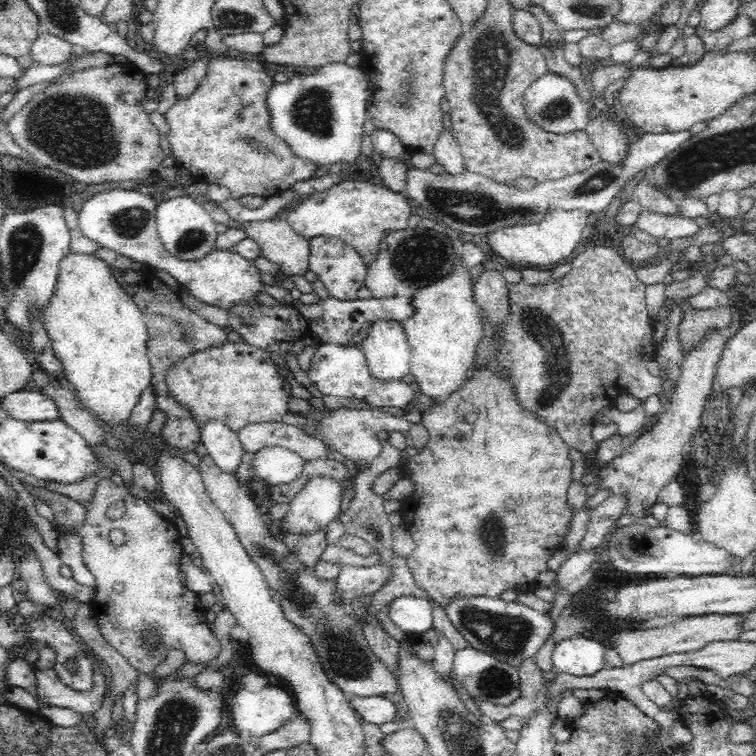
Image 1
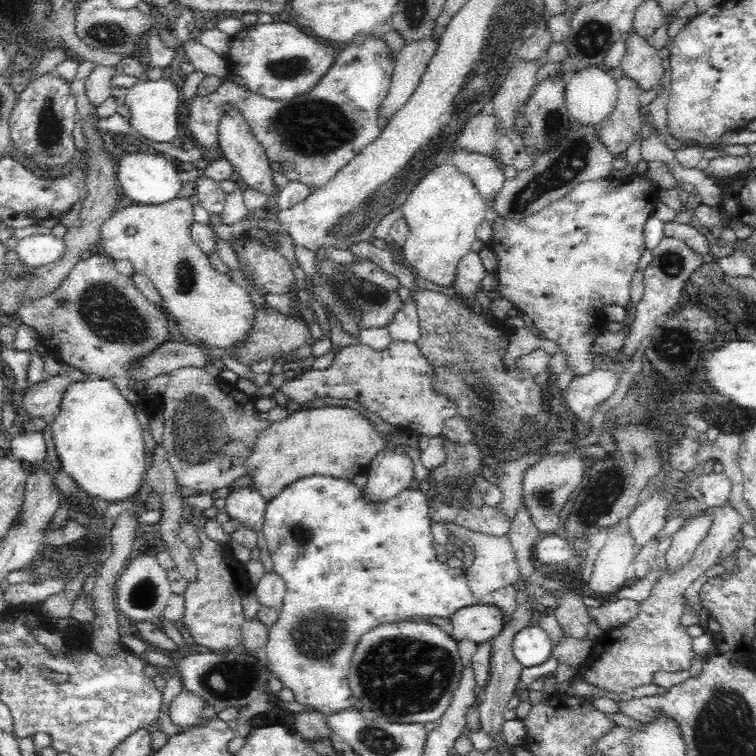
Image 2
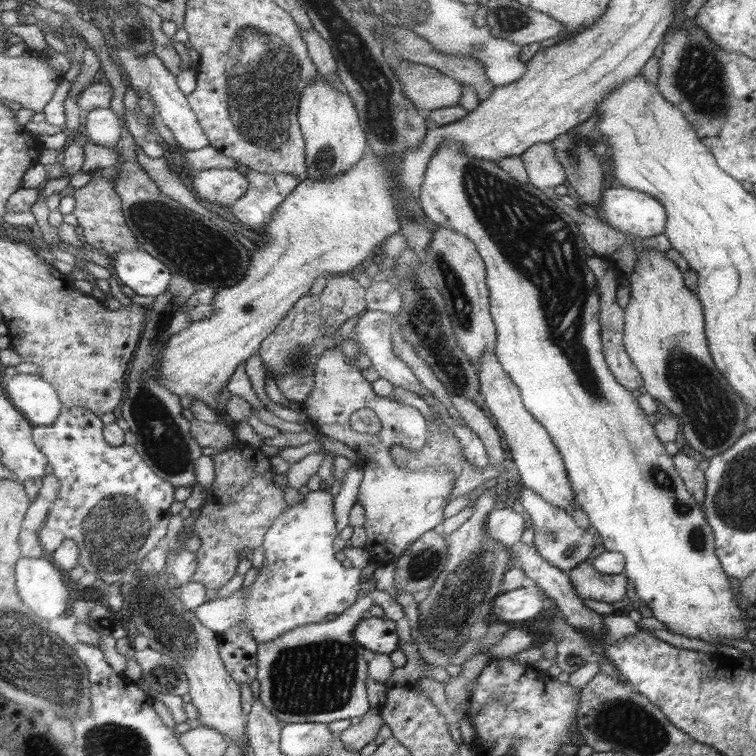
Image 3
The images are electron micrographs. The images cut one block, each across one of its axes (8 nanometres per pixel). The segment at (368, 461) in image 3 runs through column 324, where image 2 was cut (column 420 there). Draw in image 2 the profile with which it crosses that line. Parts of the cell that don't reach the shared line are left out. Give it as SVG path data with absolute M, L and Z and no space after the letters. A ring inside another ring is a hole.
M390 342L386 348L376 350L368 344L346 346L326 370L304 370L298 378L286 380L280 390L288 396L288 408L300 410L302 404L314 398L348 398L360 402L368 412L378 414L384 422L400 426L404 432L426 434L428 438L442 432L442 420L452 418L452 404L444 398L432 396L428 390L428 364L420 356L414 342Z

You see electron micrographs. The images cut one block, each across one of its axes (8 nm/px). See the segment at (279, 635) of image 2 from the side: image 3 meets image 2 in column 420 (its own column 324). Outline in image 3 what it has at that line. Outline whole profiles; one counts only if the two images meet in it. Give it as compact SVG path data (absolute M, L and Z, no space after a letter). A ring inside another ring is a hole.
M321 488L309 492L297 506L289 506L265 536L265 566L259 572L257 582L231 598L205 602L197 608L197 618L217 634L227 632L237 624L245 624L261 646L295 628L321 624L329 614L339 618L349 612L349 608L361 600L365 586L355 572L341 564L341 552L335 546L335 540L341 536L337 530L335 502L337 498Z

